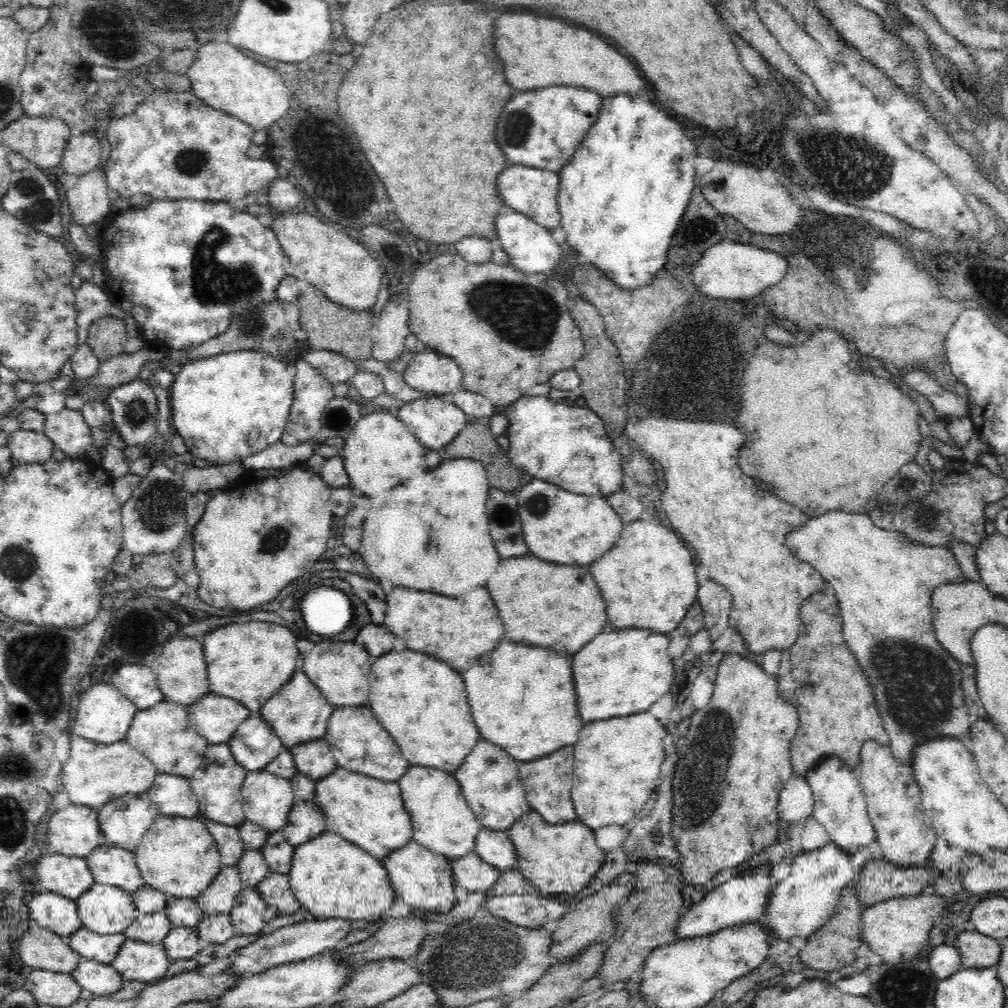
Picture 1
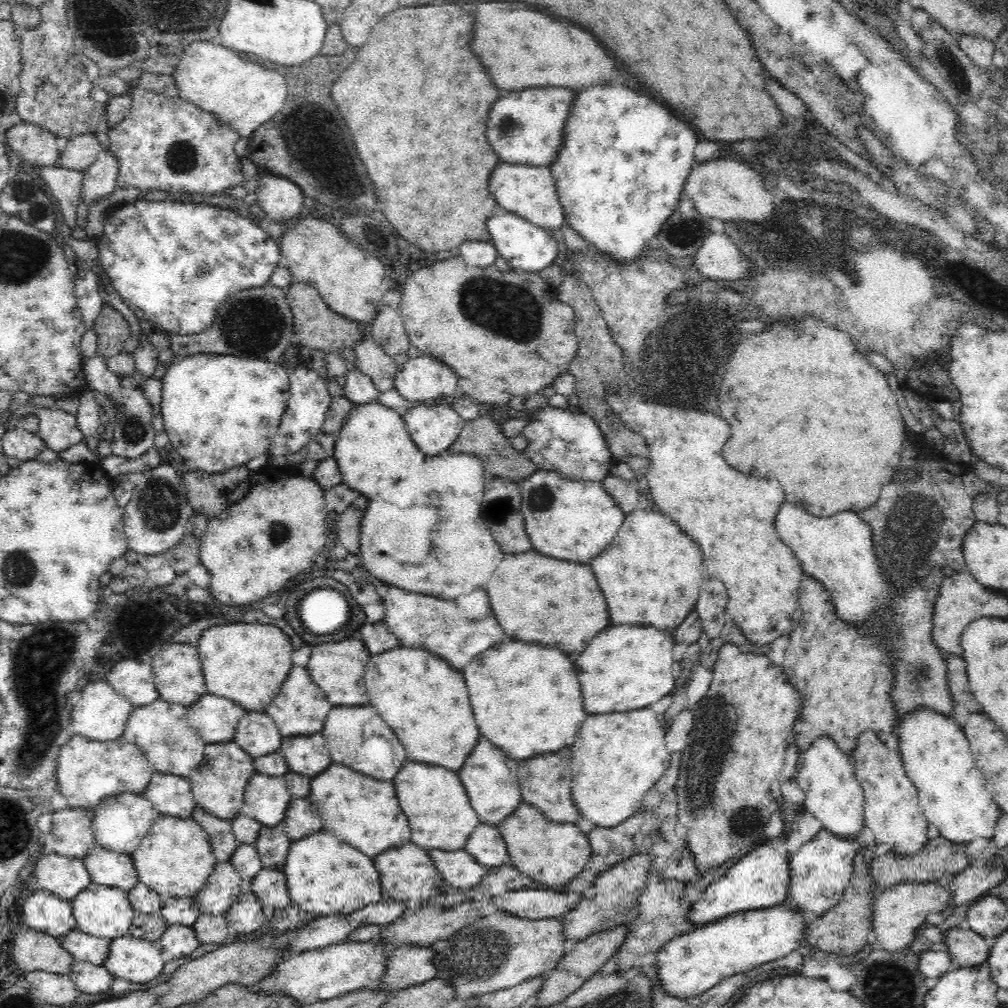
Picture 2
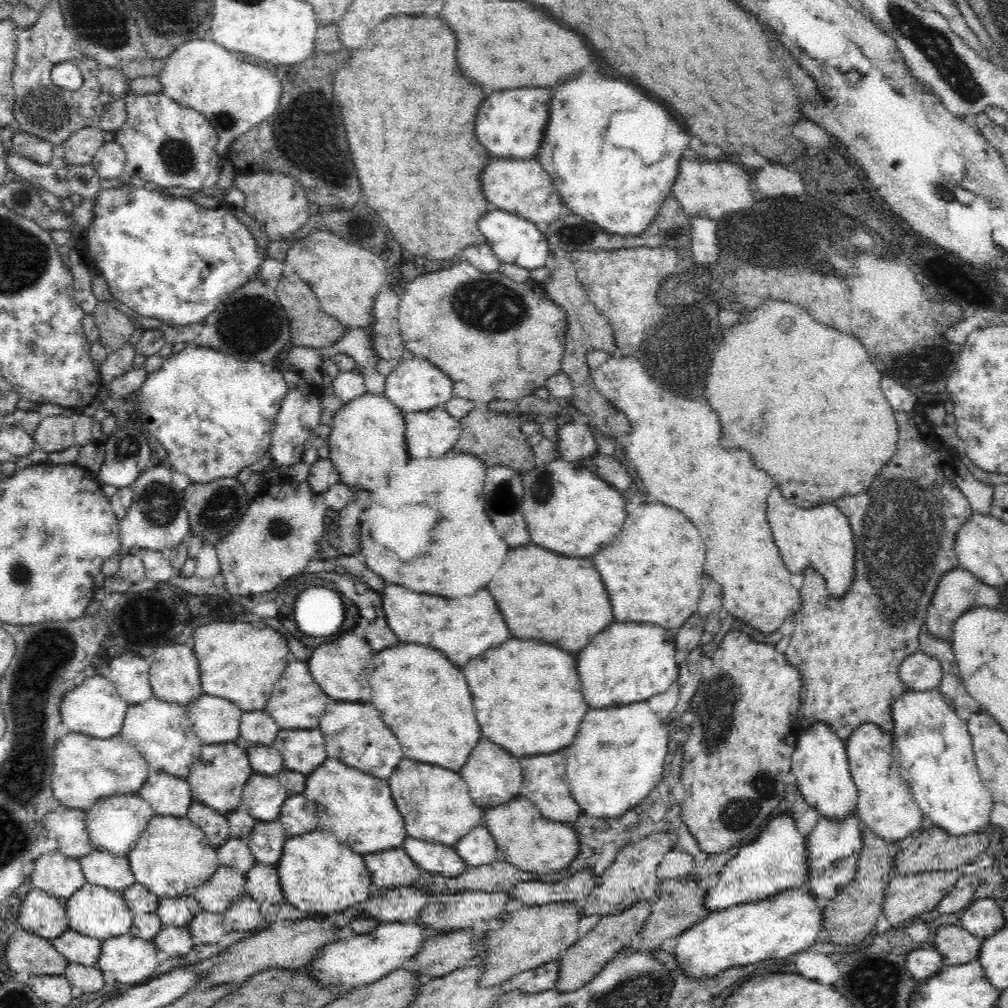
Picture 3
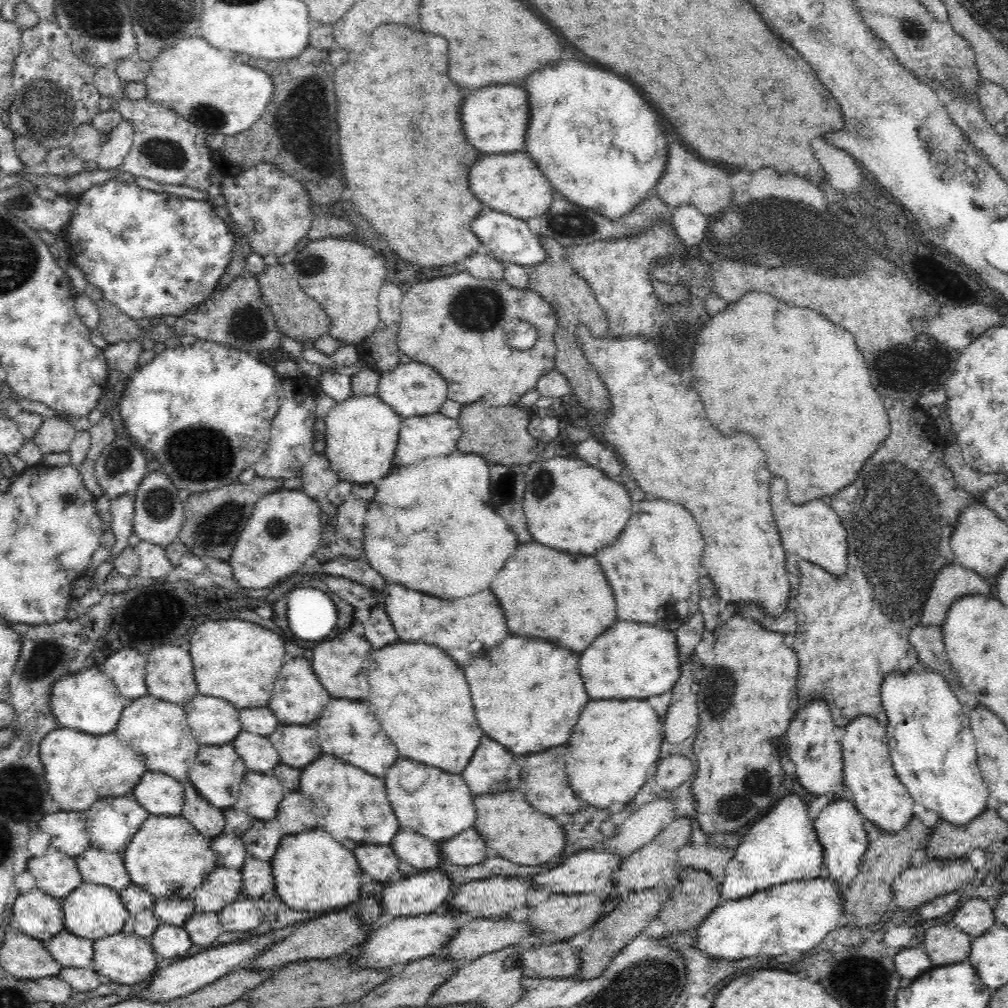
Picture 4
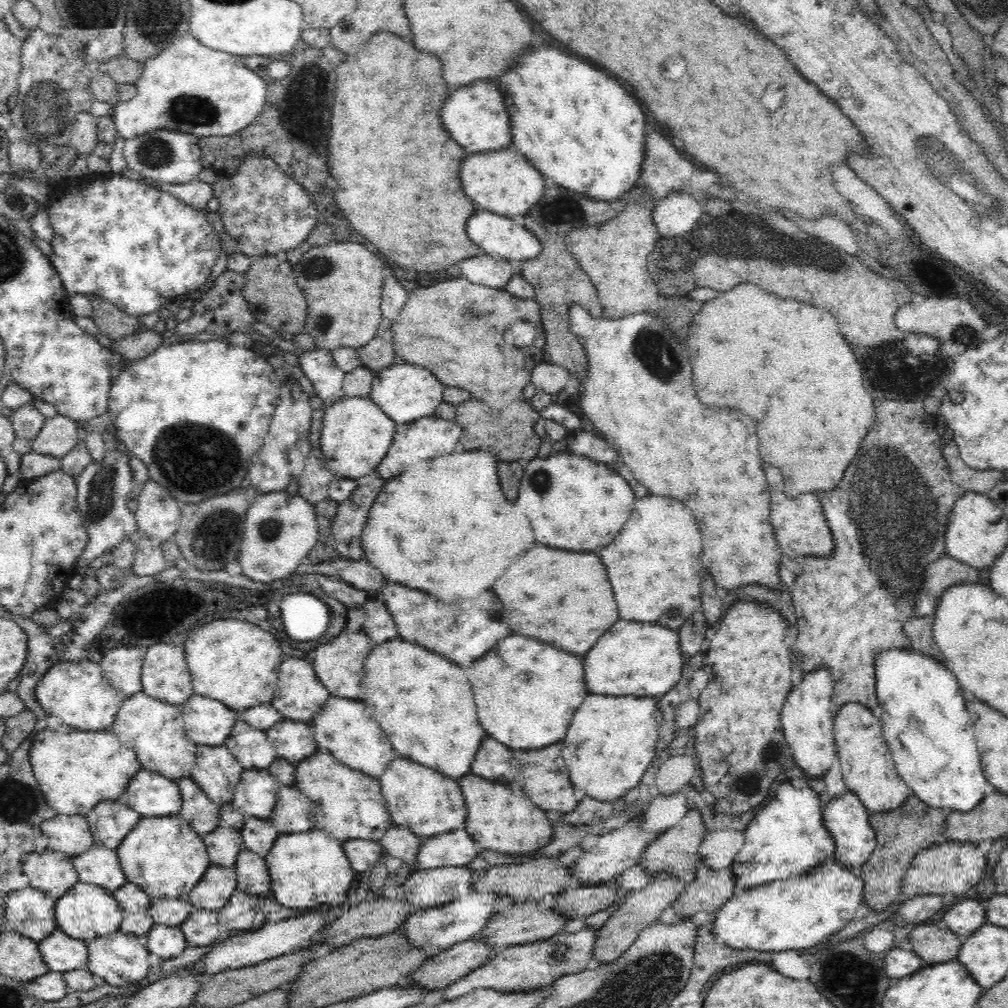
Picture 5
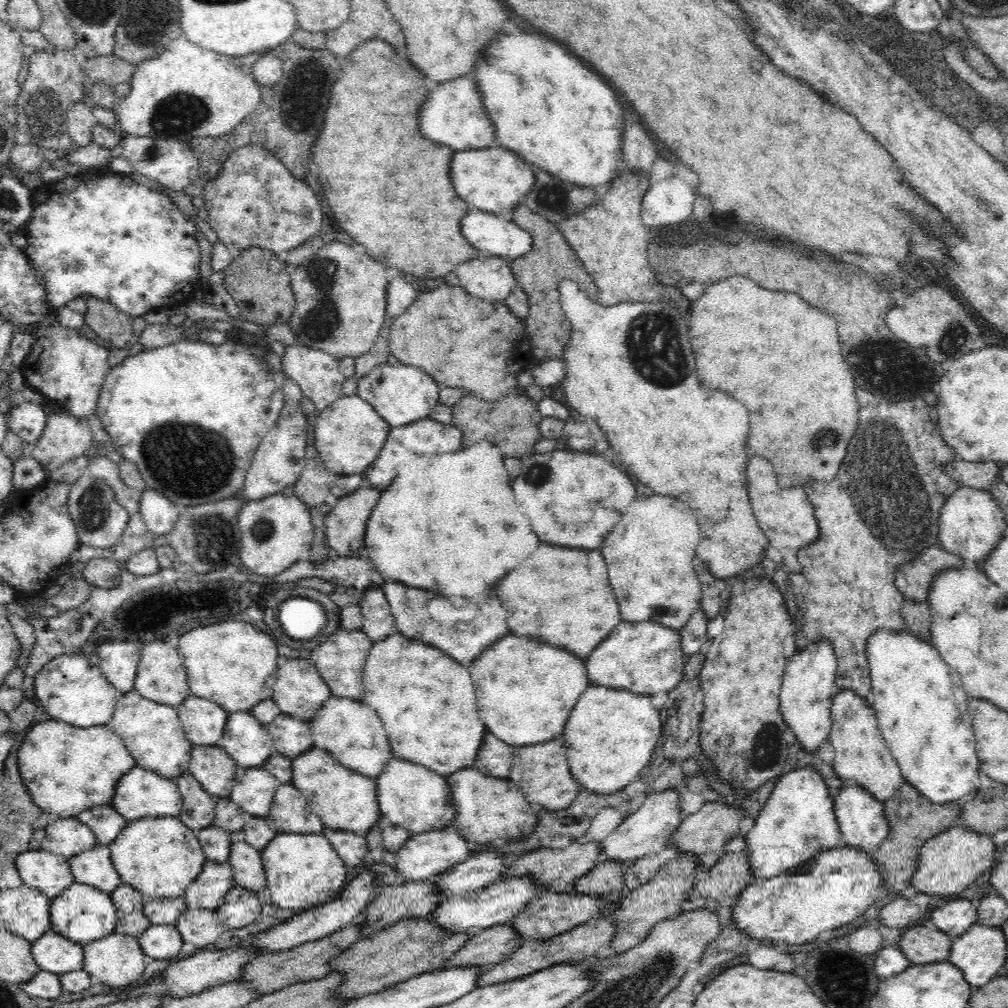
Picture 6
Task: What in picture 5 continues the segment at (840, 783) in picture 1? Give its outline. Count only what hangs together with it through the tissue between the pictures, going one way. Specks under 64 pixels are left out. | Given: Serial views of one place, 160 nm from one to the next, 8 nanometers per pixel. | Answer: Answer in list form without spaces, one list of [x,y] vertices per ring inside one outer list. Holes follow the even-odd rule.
[[[822,665],[802,676],[800,682],[802,684],[794,684],[788,700],[782,706],[782,727],[798,767],[810,776],[825,776],[825,772],[836,762],[838,751],[833,726],[835,709],[832,704],[832,673]]]

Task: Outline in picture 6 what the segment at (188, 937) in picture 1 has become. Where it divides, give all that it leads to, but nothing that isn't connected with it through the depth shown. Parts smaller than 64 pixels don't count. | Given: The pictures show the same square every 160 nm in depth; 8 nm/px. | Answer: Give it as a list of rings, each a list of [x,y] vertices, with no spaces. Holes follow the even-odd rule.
[[[150,925],[137,939],[143,953],[156,960],[175,957],[184,943],[175,925]]]

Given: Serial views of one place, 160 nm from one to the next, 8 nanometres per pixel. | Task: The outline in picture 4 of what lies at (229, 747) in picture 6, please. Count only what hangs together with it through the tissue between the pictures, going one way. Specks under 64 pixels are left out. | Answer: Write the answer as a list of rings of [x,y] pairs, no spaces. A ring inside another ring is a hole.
[[[242,729],[231,744],[246,764],[247,771],[268,773],[280,764],[280,754],[274,744],[261,734]]]

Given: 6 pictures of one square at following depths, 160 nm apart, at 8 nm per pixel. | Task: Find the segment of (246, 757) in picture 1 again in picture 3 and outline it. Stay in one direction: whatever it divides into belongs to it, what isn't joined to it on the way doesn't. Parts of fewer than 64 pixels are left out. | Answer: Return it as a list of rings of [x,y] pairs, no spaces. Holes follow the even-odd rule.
[[[243,711],[240,723],[240,743],[270,746],[280,733],[275,720],[265,711]]]

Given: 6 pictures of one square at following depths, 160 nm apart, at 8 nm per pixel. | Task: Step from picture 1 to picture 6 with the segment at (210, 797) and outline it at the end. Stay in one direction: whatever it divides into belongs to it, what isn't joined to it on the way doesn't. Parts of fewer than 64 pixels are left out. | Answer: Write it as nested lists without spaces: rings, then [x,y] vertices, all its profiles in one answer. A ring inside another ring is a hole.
[[[194,745],[189,772],[210,795],[230,798],[235,783],[236,762],[217,745]]]

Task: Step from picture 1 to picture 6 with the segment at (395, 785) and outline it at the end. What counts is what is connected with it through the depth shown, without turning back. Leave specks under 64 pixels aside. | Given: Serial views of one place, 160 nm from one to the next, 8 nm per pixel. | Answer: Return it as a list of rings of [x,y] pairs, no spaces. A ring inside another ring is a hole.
[[[313,747],[292,760],[291,784],[306,797],[311,812],[320,816],[324,827],[332,831],[348,831],[364,835],[382,816],[377,800],[377,781],[350,772],[327,751]]]

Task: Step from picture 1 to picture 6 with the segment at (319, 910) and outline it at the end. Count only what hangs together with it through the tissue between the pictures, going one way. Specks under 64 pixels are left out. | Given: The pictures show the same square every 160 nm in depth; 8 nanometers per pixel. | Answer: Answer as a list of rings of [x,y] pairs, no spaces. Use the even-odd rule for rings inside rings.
[[[278,833],[262,850],[261,859],[267,877],[271,900],[280,908],[309,910],[317,904],[336,897],[346,882],[344,860],[320,834],[293,835]]]

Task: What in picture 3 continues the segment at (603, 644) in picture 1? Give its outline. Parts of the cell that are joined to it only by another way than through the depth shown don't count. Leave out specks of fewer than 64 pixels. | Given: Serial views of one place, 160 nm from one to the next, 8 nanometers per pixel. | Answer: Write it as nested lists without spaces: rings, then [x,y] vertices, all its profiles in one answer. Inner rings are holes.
[[[620,622],[600,632],[578,656],[582,690],[590,708],[632,704],[666,692],[679,676],[674,658],[675,636],[656,624]]]

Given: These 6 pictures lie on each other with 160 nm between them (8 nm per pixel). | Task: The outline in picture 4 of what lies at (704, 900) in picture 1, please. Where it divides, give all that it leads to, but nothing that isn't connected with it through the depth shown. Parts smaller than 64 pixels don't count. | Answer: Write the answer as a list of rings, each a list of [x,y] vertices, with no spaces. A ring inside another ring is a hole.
[[[786,794],[755,822],[742,837],[720,883],[723,901],[742,899],[765,888],[822,876],[824,847],[808,817],[807,806],[798,794]]]

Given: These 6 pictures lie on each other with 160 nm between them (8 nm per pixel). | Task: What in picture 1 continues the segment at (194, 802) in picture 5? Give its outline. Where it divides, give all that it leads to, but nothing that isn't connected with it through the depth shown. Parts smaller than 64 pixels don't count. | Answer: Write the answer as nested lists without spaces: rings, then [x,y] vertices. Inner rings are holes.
[[[198,815],[198,819],[204,821],[210,834],[216,841],[217,849],[221,854],[221,862],[227,866],[237,865],[240,857],[245,853],[244,843],[240,840],[237,827],[228,826]]]

